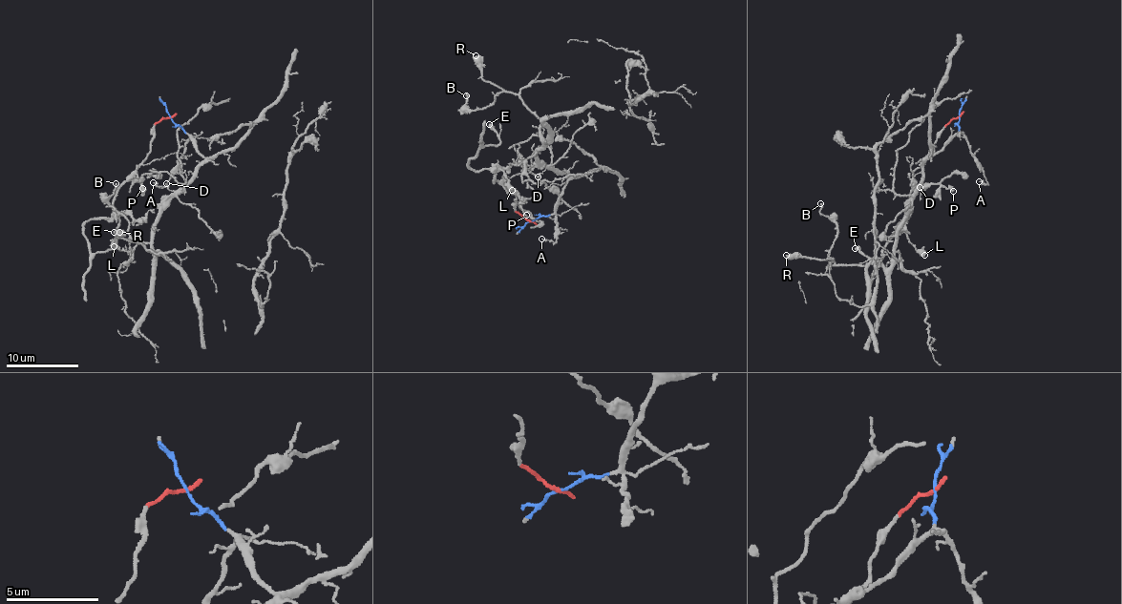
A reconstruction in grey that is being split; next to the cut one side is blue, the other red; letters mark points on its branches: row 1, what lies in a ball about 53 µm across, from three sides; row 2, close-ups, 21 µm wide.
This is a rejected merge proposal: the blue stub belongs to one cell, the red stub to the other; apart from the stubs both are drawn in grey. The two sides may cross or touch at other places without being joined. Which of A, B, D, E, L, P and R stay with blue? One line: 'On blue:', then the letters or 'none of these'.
On blue: A, B, D, R

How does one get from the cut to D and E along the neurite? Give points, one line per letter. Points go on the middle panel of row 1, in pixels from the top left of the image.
D: (530, 220), (553, 212), (567, 177), (562, 172), (546, 169), (537, 177)
E: (530, 220), (518, 214), (507, 181), (494, 182), (492, 169), (474, 170), (469, 162), (500, 140), (489, 123)

